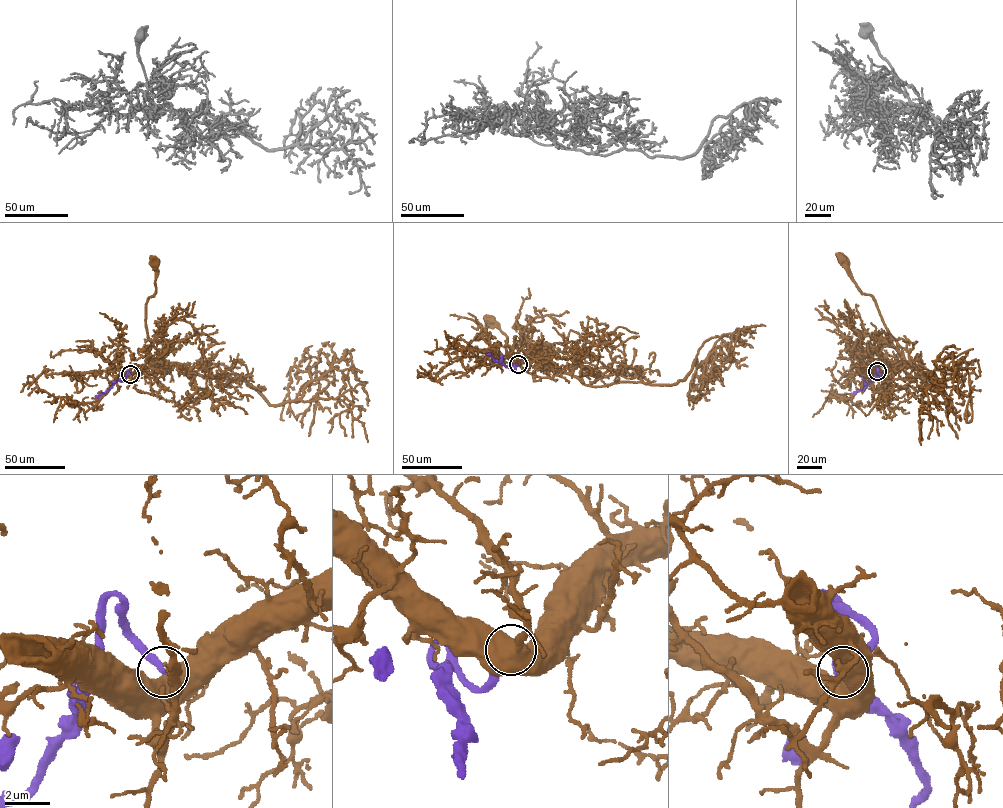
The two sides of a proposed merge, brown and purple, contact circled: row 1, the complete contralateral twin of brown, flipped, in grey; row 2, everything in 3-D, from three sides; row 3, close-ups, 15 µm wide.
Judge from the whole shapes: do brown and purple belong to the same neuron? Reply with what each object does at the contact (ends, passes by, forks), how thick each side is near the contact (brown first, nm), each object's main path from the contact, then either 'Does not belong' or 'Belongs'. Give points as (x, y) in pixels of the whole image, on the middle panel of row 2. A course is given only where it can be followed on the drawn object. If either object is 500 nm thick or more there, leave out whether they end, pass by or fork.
Thickness 800 nm (brown) against 320 nm. Course of brown: (518, 364), (537, 356), (554, 374), (551, 378), (539, 377), (515, 363), (507, 356), (506, 335), (489, 320). Course of purple: (518, 364), (514, 364), (513, 371), (501, 360), (495, 361), (486, 353). Does not belong

